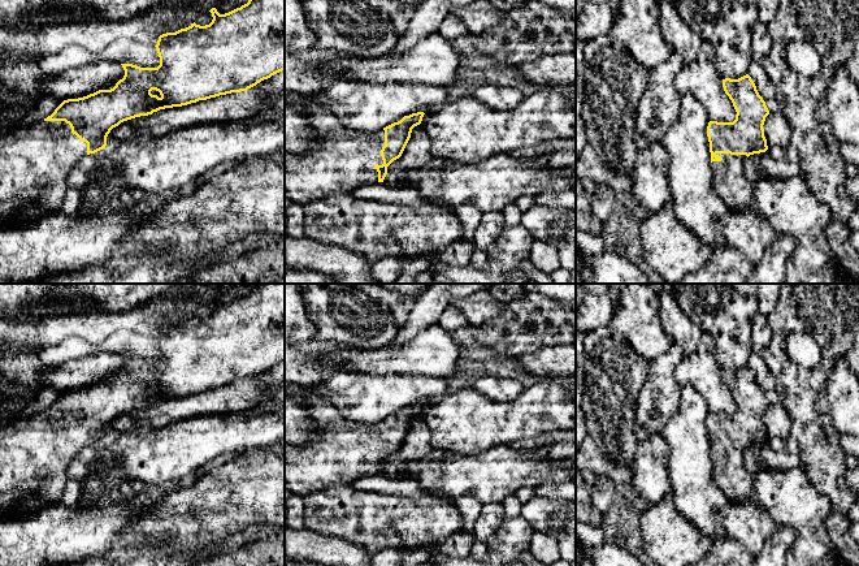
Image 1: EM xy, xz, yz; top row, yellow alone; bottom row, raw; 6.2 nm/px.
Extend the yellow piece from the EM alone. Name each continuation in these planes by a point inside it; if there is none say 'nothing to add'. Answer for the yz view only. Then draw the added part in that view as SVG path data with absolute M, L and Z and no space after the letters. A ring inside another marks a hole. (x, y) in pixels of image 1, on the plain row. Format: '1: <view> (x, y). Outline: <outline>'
1: yz (729, 472). Outline: M716 445L721 453L712 453L712 478L729 502L747 502L754 498L754 476L745 463L746 446Z

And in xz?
1: xz (345, 450). Outline: M285 393L285 397L305 407L314 428L320 431L320 436L309 444L285 444L285 481L292 494L307 497L333 485L351 484L360 478L378 475L378 463L374 457L383 455L381 448L385 437L383 420L374 424L360 424L343 418L335 406L321 397L288 393Z

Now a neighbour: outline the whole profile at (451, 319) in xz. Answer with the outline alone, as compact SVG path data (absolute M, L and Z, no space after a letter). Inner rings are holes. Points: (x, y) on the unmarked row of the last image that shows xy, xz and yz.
M450 304L439 317L439 325L448 332L454 332L470 324L463 311Z

